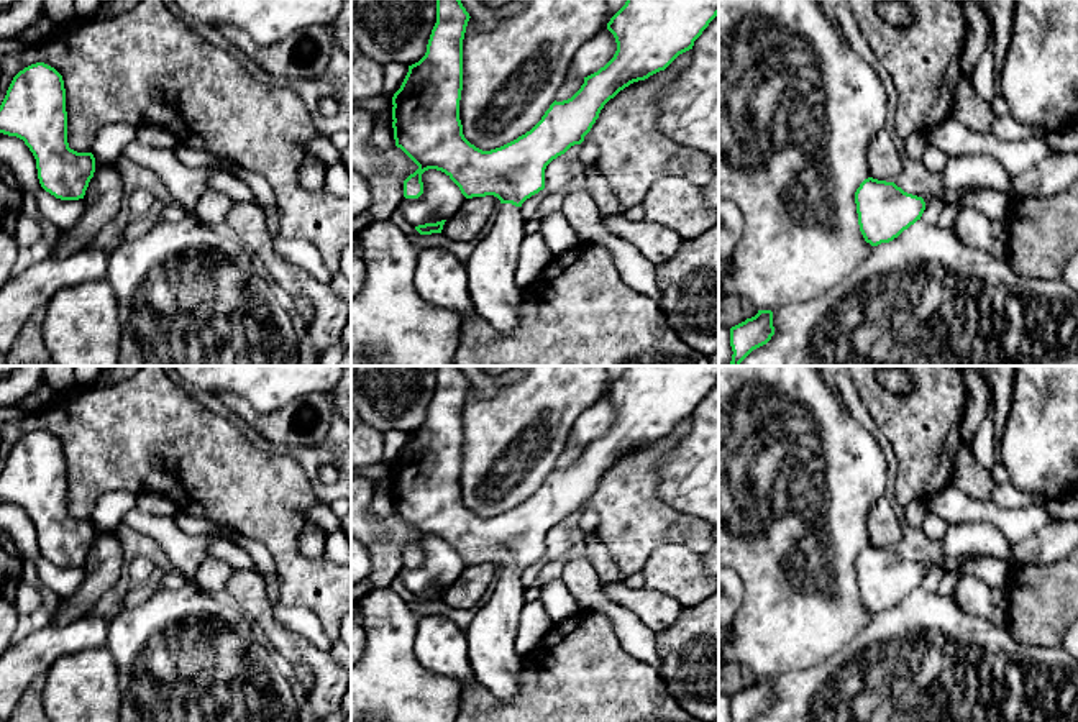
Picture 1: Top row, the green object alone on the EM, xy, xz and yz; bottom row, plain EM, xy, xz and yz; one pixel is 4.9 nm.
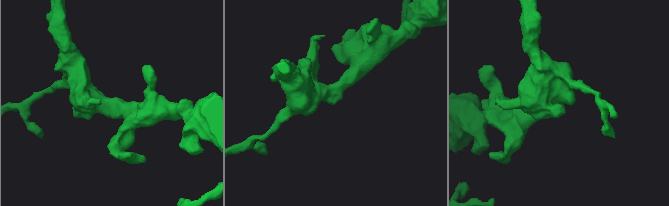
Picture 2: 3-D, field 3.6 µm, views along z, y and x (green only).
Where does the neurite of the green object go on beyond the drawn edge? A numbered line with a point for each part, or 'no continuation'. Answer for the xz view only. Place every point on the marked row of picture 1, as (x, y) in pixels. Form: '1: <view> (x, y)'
1: xz (491, 269)

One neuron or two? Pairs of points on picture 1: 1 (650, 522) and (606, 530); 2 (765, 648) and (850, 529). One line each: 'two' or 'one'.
1: one
2: one

